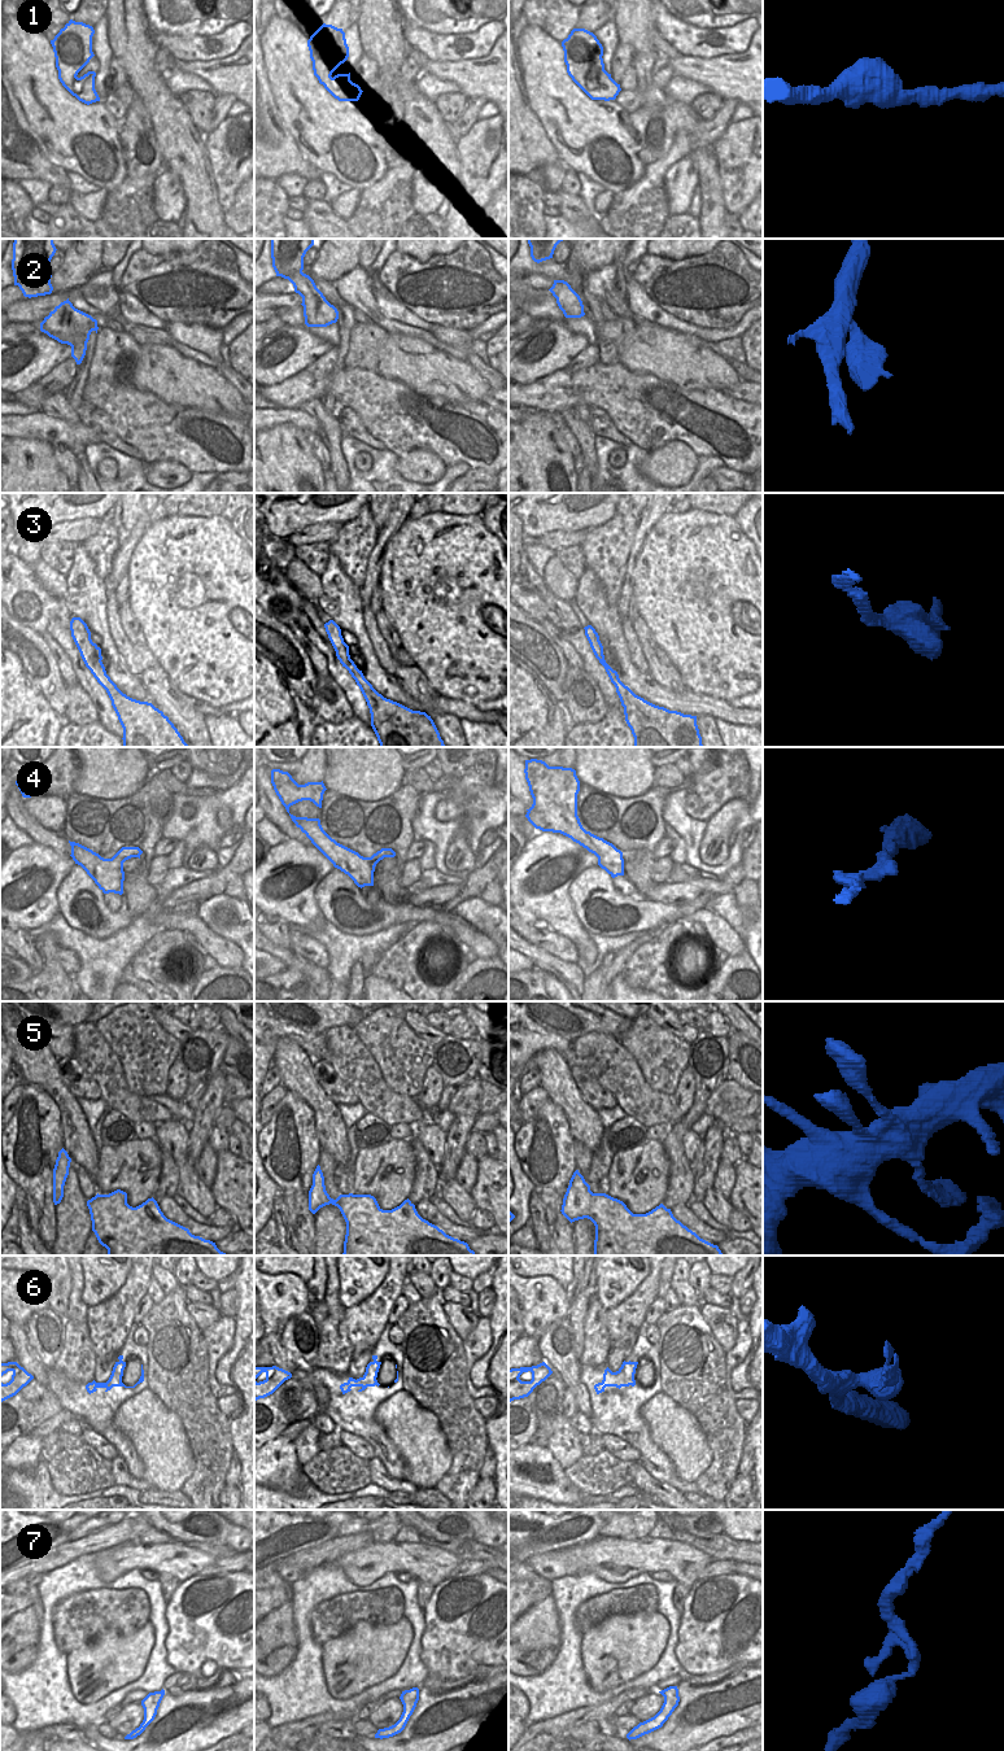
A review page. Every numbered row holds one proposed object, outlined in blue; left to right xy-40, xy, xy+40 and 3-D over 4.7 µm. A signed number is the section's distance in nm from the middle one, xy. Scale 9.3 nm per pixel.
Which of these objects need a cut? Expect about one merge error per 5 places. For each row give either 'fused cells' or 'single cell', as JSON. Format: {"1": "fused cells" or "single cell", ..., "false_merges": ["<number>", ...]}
{"1": "single cell", "2": "single cell", "3": "single cell", "4": "single cell", "5": "single cell", "6": "fused cells", "7": "single cell", "false_merges": ["6"]}

